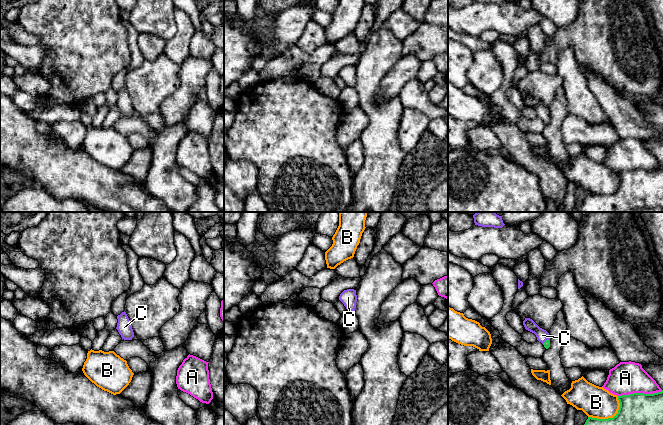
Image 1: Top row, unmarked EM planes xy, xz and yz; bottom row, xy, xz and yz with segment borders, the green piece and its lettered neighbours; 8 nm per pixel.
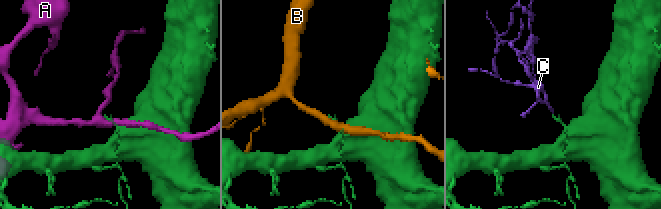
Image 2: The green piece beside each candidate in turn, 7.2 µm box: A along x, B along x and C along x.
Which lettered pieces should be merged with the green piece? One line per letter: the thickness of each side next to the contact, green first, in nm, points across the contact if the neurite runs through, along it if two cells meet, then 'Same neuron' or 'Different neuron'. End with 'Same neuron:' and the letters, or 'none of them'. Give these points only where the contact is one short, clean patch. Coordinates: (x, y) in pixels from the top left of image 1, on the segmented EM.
A: Thickness 260 nm (green) against 260 nm. Different neuron
B: Thickness 260 nm (green) against 260 nm. Different neuron
C: Thickness 50 nm (green) against 100 nm. Path across: yz (546, 344), (546, 340), (542, 335). Same neuron
Same neuron: C

